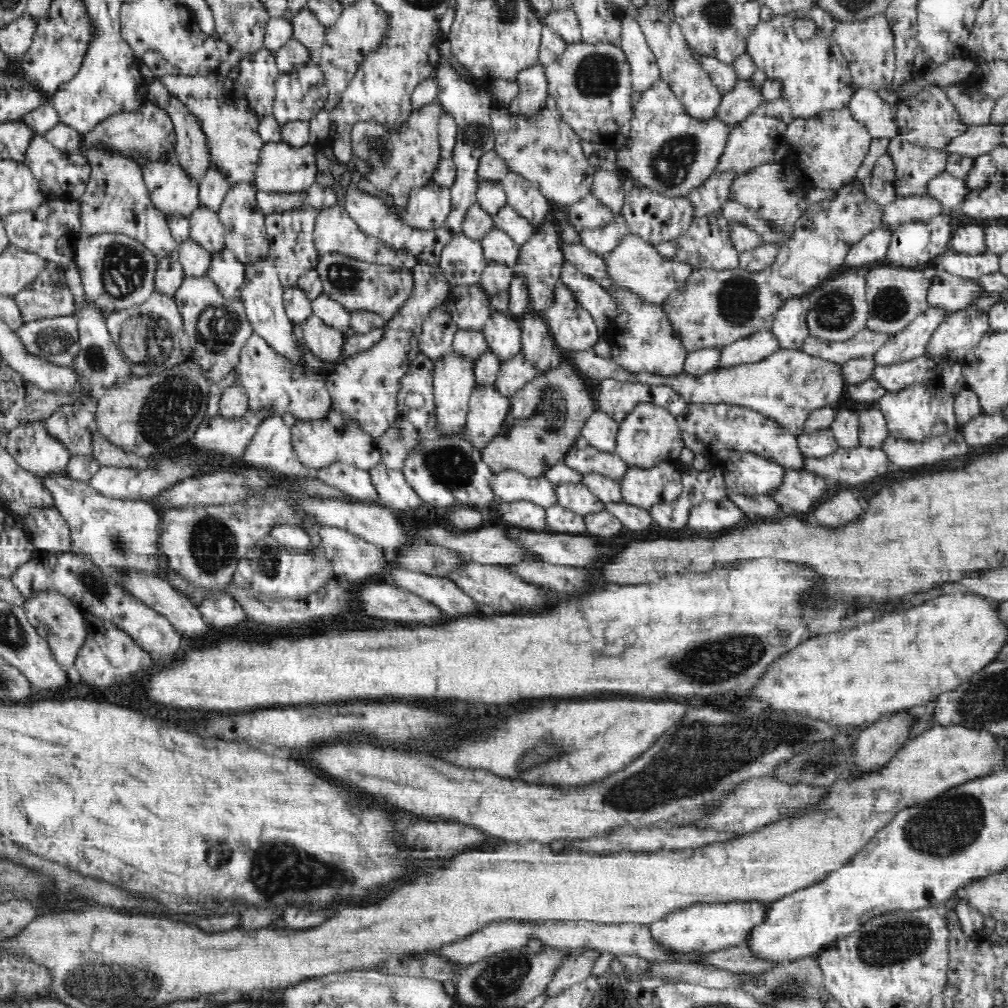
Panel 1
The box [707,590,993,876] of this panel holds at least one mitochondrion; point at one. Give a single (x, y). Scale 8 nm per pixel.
(952, 824)

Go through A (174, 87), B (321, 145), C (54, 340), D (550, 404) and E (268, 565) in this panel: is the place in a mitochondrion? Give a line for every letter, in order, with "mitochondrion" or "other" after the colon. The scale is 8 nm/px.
A: other
B: other
C: mitochondrion
D: mitochondrion
E: mitochondrion

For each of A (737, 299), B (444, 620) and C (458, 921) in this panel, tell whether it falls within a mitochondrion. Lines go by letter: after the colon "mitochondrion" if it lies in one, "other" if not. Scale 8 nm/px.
A: mitochondrion
B: other
C: other

